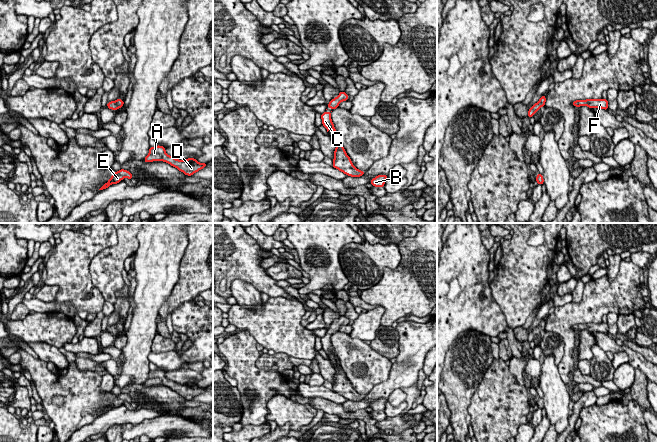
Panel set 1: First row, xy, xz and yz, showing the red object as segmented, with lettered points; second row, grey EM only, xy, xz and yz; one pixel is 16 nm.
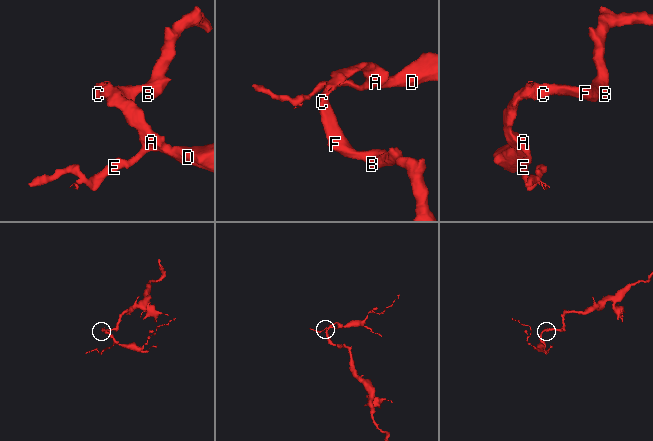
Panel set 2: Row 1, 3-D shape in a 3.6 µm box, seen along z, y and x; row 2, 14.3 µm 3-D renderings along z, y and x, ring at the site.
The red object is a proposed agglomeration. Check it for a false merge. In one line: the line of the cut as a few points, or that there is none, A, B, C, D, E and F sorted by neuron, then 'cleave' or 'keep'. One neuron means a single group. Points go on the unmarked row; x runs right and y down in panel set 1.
no cut; A B C D E F; keep

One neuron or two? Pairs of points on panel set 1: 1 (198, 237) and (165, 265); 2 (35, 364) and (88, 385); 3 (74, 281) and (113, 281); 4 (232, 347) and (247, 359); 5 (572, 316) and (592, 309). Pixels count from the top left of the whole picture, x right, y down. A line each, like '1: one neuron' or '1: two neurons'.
1: two neurons
2: one neuron
3: two neurons
4: one neuron
5: one neuron

